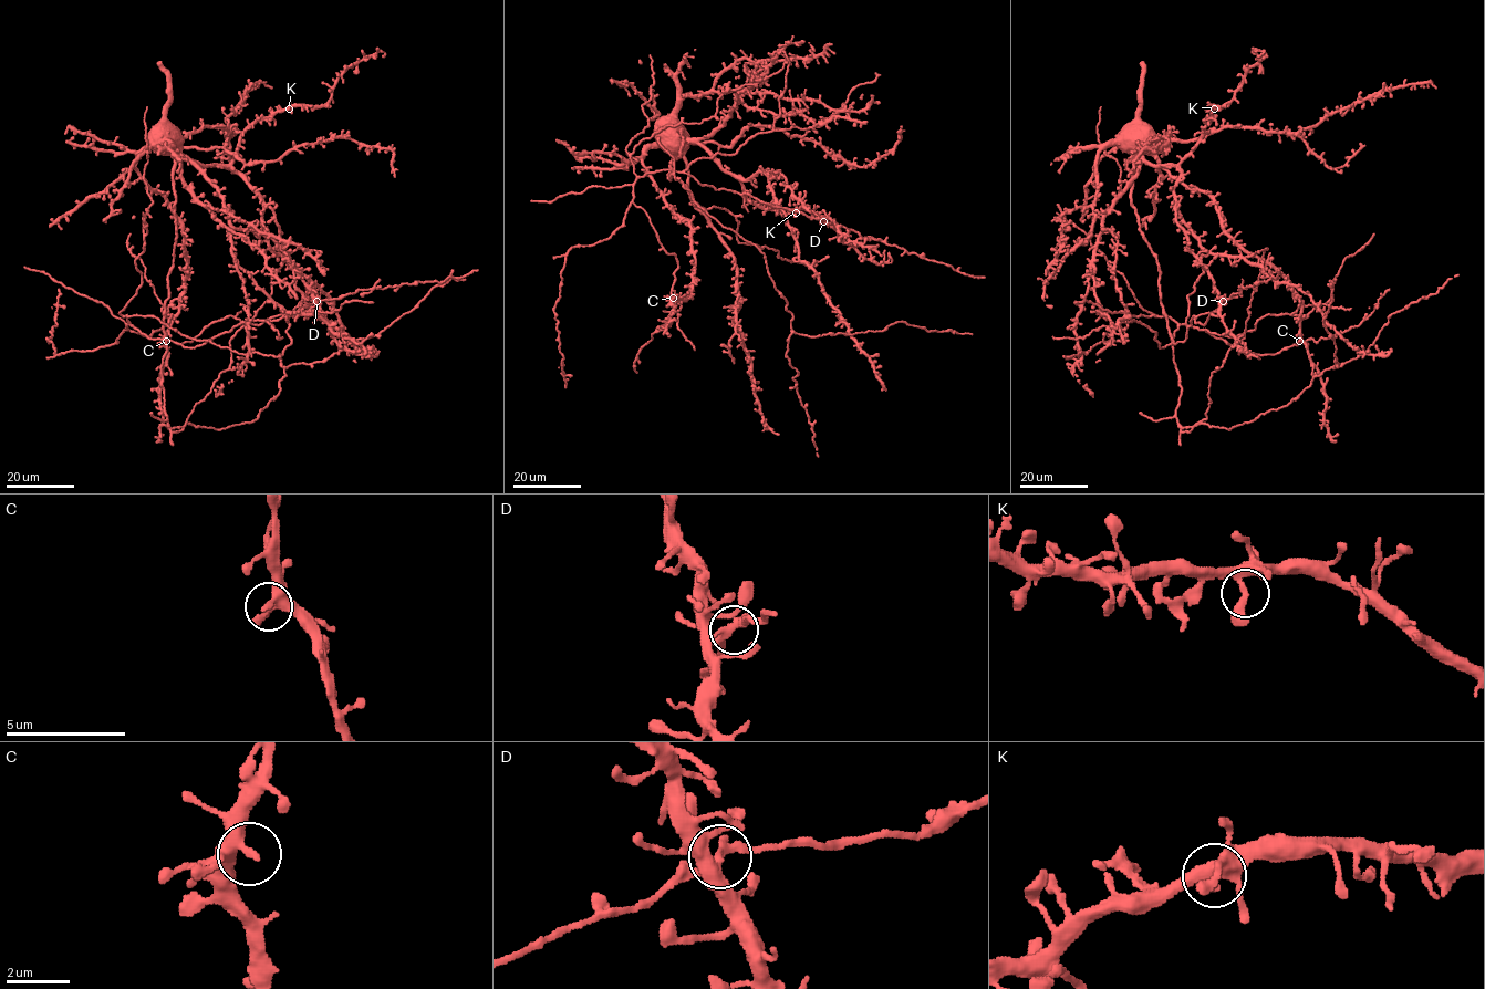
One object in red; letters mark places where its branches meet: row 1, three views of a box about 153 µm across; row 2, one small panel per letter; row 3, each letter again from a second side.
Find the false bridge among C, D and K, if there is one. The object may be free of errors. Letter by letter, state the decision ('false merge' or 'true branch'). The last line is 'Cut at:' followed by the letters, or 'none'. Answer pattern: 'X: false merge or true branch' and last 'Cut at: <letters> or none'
C: true branch
D: true branch
K: true branch
Cut at: none

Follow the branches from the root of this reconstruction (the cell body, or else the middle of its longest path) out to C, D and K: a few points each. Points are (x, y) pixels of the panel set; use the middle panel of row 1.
C: (706, 185), (668, 169), (647, 173), (633, 185), (633, 202), (676, 257), (673, 298)
D: (706, 185), (748, 193), (760, 201), (824, 221)
K: (706, 185), (670, 166), (679, 155), (682, 129), (740, 181), (748, 199), (796, 212)

